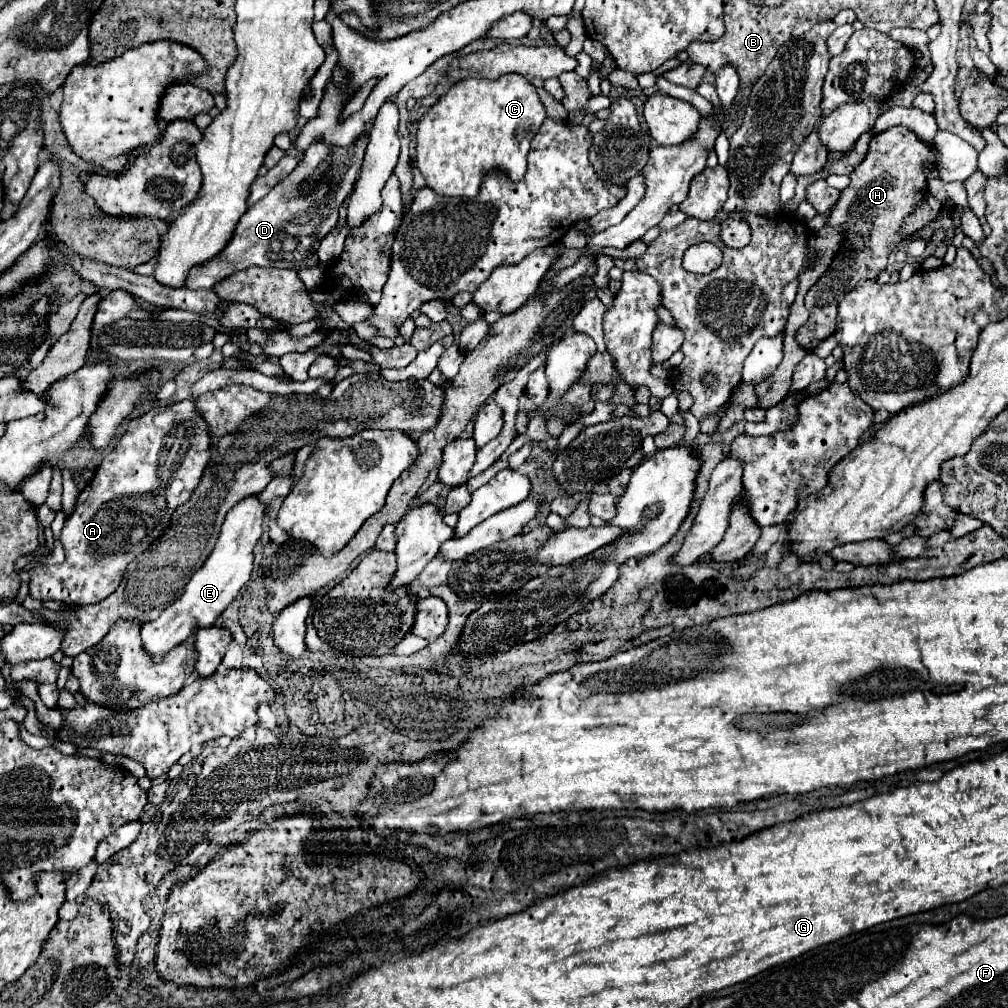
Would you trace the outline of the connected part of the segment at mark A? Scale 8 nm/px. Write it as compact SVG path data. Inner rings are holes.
M192 395L176 405L158 407L138 419L132 419L116 449L104 457L92 481L78 495L78 505L64 523L60 541L66 551L66 561L60 565L34 565L30 569L32 597L40 601L64 601L72 605L90 605L106 599L120 585L128 563L132 563L150 547L150 543L158 539L160 533L164 533L172 511L190 499L192 491L200 483L202 471L210 461L210 447L212 441L208 437L208 425L196 411L196 397Z

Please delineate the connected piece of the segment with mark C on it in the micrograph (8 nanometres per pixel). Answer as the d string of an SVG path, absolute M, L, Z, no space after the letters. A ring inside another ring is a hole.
M526 77L458 81L420 119L416 165L426 185L446 197L476 197L488 173L504 173L510 181L520 181L526 173L530 141L544 117L536 87Z

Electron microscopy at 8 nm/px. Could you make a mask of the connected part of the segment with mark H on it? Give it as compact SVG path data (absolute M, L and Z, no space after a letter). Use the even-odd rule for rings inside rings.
M902 125L890 127L870 139L864 161L850 173L850 185L842 191L836 207L830 211L828 225L836 227L848 223L850 229L830 269L806 295L806 309L810 311L810 319L796 333L800 347L814 351L818 343L830 337L836 331L836 311L840 299L844 299L844 295L852 291L852 287L858 287L862 281L876 281L880 271L886 269L888 251L900 243L898 231L904 217L910 215L926 195L926 175L922 165L934 163L934 159L936 151L920 143L920 139Z

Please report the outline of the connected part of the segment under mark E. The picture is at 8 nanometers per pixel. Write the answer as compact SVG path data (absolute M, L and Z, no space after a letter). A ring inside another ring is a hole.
M248 495L240 499L228 511L212 555L204 561L204 567L200 567L196 575L192 575L192 579L184 587L184 593L172 605L168 605L158 619L144 623L140 631L142 643L156 661L160 661L172 647L186 641L194 629L214 625L216 617L234 601L238 591L248 583L254 561L254 545L262 537L264 509L266 505L258 499L258 495Z

